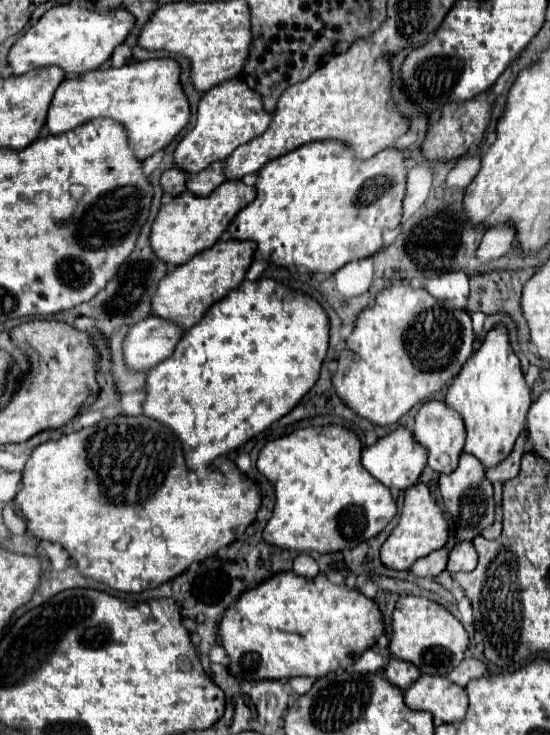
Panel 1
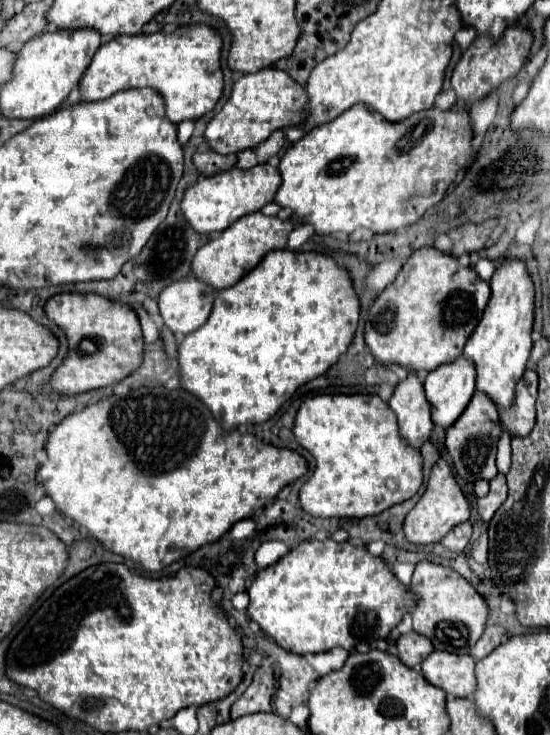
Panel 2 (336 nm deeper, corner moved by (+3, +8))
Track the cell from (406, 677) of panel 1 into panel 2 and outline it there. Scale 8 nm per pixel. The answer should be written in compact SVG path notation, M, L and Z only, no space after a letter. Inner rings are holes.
M407 632L407 634L403 634L399 640L397 640L397 656L399 656L399 660L405 664L405 666L409 666L409 668L419 668L419 664L433 652L433 644L425 638L425 636L421 636L421 634L417 634L417 632Z

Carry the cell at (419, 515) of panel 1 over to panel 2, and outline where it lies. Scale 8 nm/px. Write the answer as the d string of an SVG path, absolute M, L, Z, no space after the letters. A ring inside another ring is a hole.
M437 460L435 466L431 468L429 474L429 482L427 488L423 492L423 496L419 498L419 502L415 504L415 508L407 514L405 522L403 522L403 532L405 538L411 544L435 544L439 542L451 528L455 528L457 524L469 520L469 504L461 492L461 488L457 486L455 476L449 470L449 464L445 460Z

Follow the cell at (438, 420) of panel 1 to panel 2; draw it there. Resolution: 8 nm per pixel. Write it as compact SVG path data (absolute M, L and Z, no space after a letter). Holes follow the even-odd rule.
M457 358L453 364L435 368L425 378L425 396L431 404L435 426L447 430L461 416L475 392L475 368L469 360Z

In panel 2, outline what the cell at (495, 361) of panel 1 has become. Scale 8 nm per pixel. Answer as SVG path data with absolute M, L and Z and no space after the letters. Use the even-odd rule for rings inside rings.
M503 262L493 274L491 298L479 320L477 328L469 336L463 356L475 364L477 370L477 392L487 394L497 408L511 408L515 400L515 386L527 370L531 354L531 328L533 328L533 282L523 262Z

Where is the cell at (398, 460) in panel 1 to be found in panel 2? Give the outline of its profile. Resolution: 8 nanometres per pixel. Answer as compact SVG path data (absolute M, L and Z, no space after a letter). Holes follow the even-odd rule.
M409 374L403 382L397 384L389 400L389 408L397 416L401 440L411 448L419 450L429 440L433 420L429 402L425 400L423 394L423 384L415 374Z

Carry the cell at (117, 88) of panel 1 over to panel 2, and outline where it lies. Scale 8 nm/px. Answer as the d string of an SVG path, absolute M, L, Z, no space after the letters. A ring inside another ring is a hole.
M201 24L181 26L171 34L119 36L103 42L95 52L79 82L79 100L95 102L127 88L151 88L165 100L165 116L169 122L197 120L211 112L221 98L223 74L219 56L221 36Z

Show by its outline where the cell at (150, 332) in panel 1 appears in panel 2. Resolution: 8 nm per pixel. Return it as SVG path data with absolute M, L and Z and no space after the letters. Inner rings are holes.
M187 276L185 280L177 280L163 288L157 304L165 326L175 336L185 336L207 322L213 298L213 288L201 284L193 276Z

